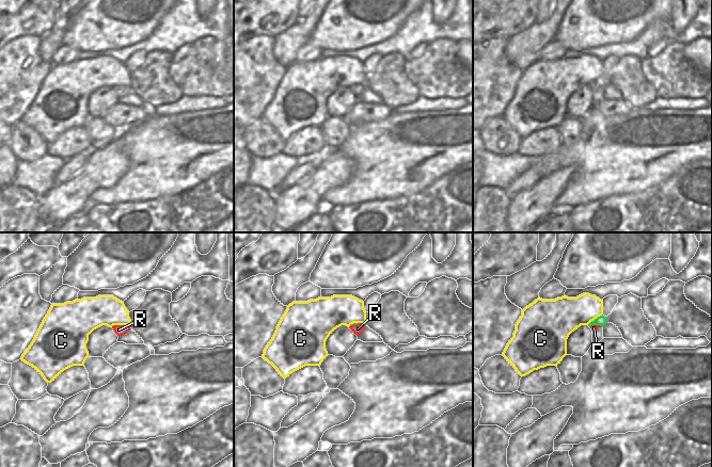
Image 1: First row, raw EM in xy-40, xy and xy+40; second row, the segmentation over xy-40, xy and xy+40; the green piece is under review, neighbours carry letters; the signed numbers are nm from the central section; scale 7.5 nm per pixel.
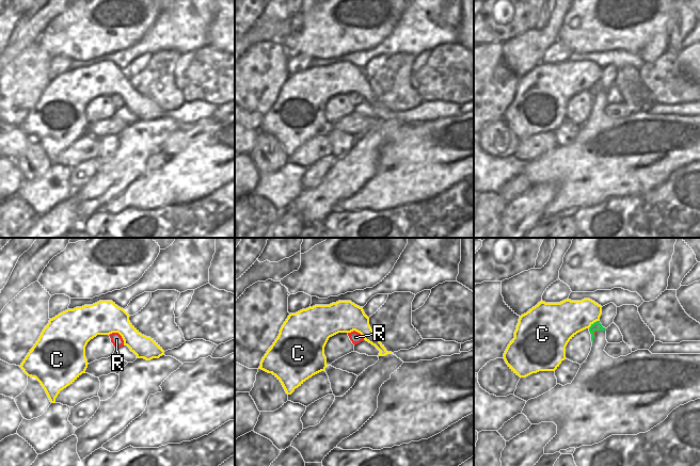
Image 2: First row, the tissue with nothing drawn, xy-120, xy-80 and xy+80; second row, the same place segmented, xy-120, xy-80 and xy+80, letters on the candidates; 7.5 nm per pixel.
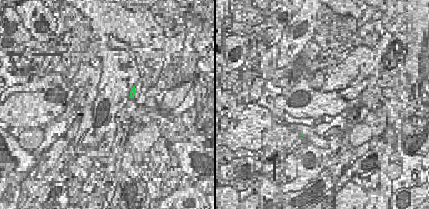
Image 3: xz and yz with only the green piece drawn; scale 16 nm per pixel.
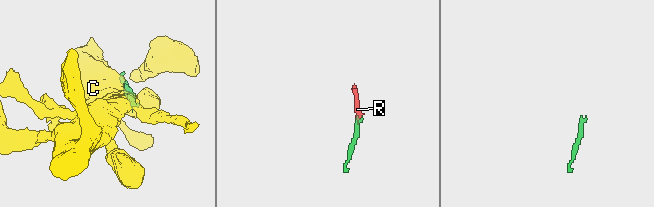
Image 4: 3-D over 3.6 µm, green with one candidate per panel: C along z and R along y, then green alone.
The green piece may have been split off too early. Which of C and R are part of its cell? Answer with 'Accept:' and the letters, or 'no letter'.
Accept: R

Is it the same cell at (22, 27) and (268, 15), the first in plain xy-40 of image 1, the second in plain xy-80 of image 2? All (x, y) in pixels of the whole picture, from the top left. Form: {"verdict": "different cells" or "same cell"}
{"verdict": "different cells"}

